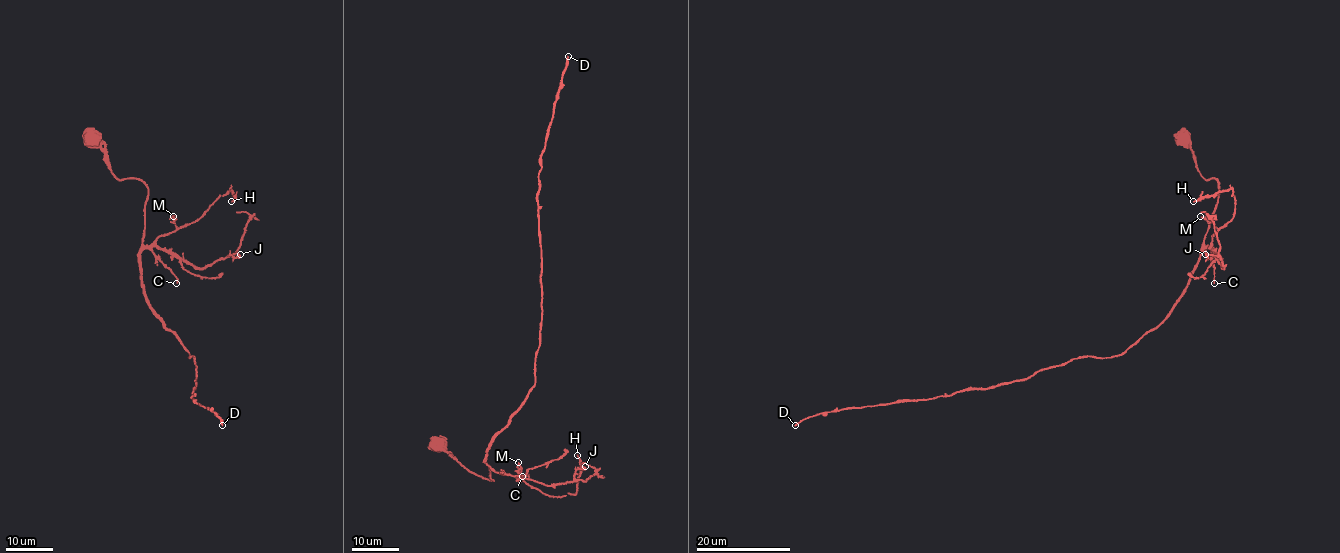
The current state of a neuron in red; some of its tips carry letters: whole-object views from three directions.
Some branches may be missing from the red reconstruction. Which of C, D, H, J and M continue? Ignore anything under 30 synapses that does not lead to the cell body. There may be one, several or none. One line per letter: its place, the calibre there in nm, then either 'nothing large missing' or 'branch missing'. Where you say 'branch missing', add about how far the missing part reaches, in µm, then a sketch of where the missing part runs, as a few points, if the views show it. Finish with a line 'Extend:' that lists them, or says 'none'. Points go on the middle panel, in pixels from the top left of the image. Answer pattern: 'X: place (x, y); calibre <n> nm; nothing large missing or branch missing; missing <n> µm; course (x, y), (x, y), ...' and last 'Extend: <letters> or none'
C: place (522, 476); calibre 160 nm; nothing large missing
D: place (568, 56); calibre 190 nm; branch missing; missing 150 µm
H: place (577, 455); calibre 160 nm; nothing large missing
J: place (585, 466); calibre 340 nm; nothing large missing
M: place (518, 462); calibre 180 nm; nothing large missing
Extend: D

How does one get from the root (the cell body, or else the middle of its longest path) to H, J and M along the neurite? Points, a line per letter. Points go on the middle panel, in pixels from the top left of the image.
H: (439, 448), (476, 475), (493, 481), (488, 465), (551, 496), (577, 492), (580, 475), (577, 455)
J: (439, 448), (470, 471), (493, 481), (488, 465), (497, 472), (545, 485), (571, 482), (575, 472), (585, 466)
M: (439, 448), (470, 471), (493, 481), (488, 465), (496, 472), (521, 479), (518, 462)

